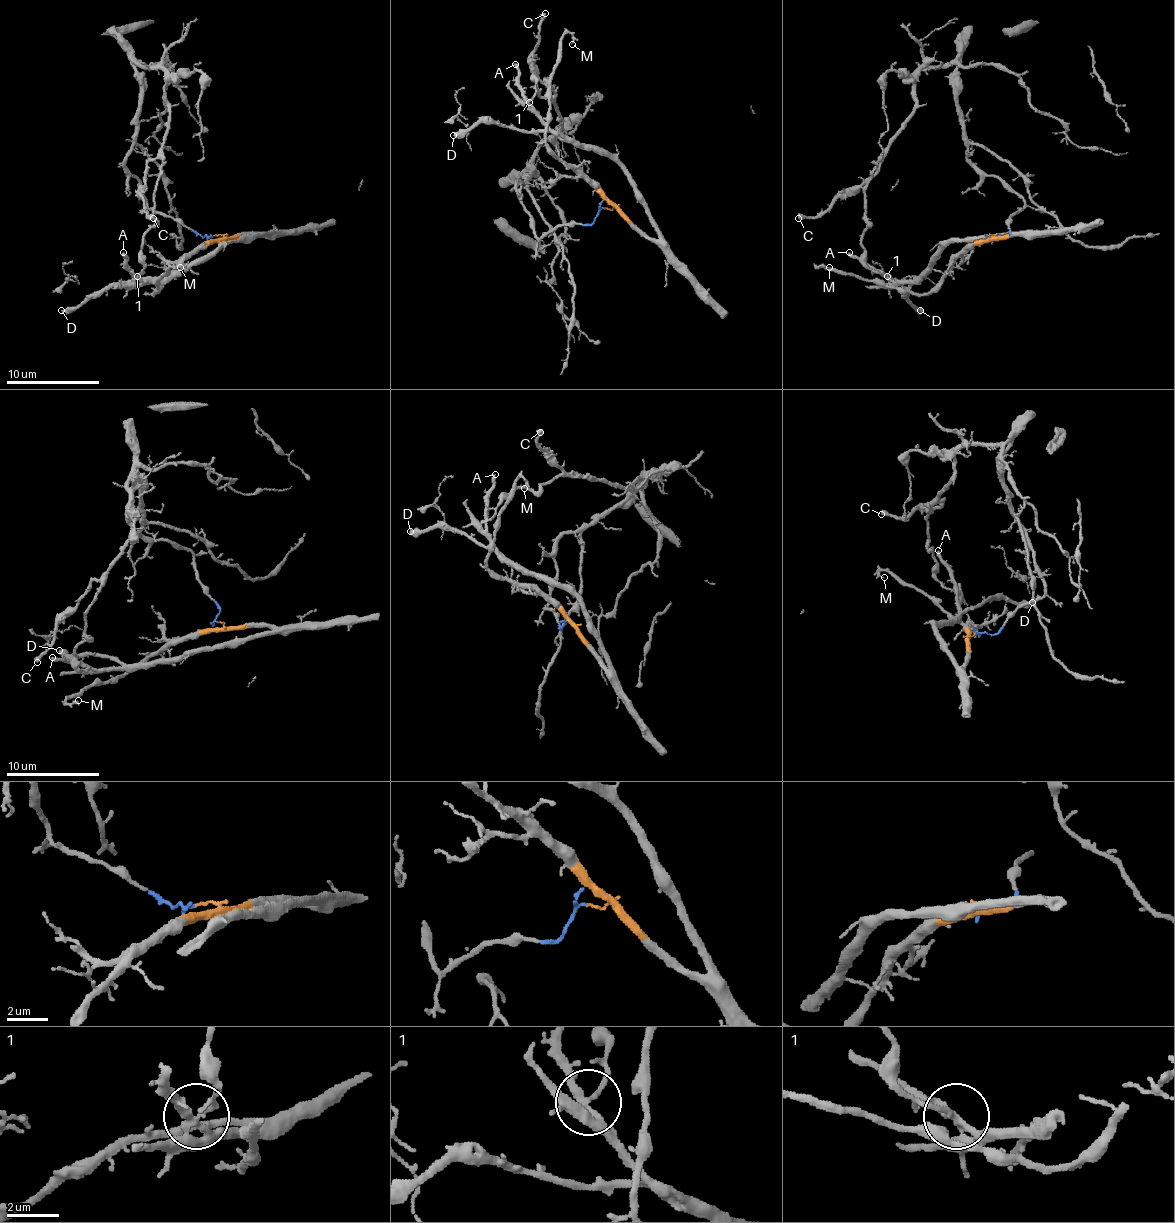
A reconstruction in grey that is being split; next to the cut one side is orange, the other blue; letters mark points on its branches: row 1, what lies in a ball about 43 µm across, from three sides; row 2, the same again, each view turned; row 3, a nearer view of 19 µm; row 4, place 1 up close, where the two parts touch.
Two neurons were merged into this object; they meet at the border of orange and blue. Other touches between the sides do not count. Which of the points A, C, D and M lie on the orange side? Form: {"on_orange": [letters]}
{"on_orange": ["A", "D", "M"]}

